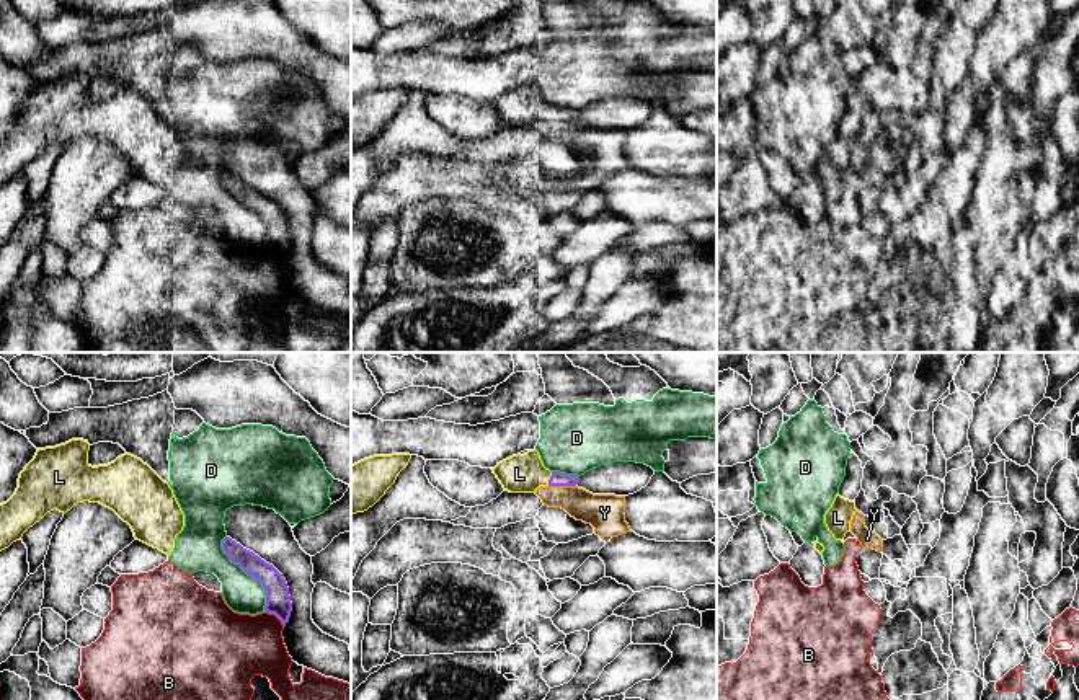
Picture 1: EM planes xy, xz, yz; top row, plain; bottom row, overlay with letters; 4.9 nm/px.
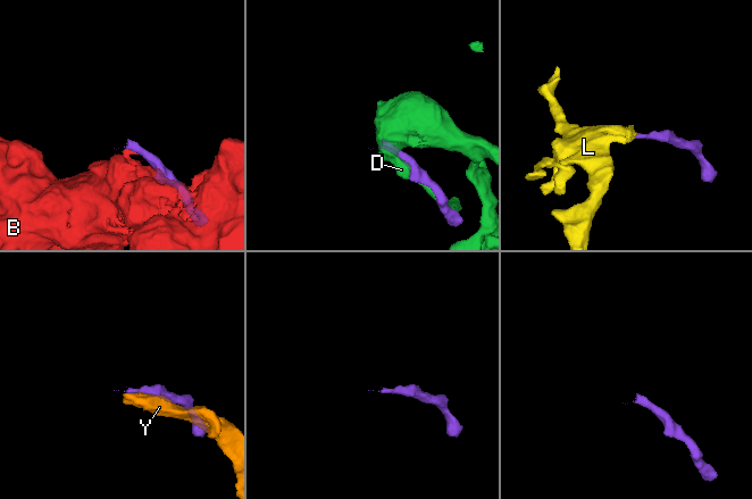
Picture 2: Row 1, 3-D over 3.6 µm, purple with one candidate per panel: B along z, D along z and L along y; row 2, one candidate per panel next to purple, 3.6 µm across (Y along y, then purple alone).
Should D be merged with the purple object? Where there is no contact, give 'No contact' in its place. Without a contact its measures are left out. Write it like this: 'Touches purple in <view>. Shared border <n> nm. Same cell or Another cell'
Touches purple in xy. Shared border 420 nm. Another cell

